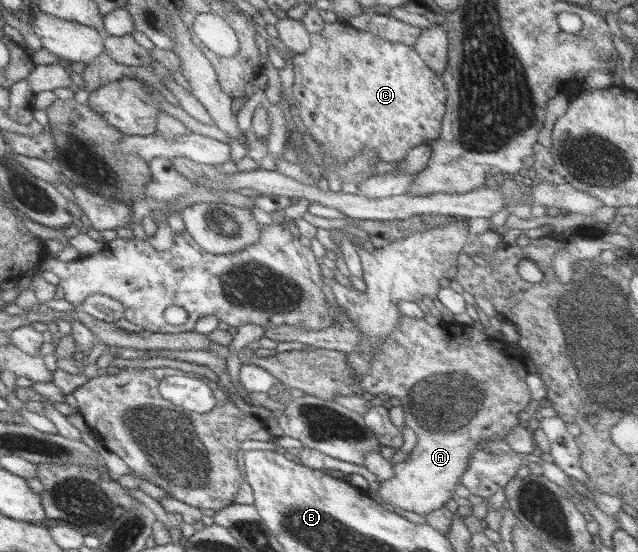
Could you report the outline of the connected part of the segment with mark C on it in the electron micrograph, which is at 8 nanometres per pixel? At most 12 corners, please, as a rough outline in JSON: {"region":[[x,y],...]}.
{"region":[[342,20],[293,55],[330,161],[400,163],[448,92],[414,47]]}

